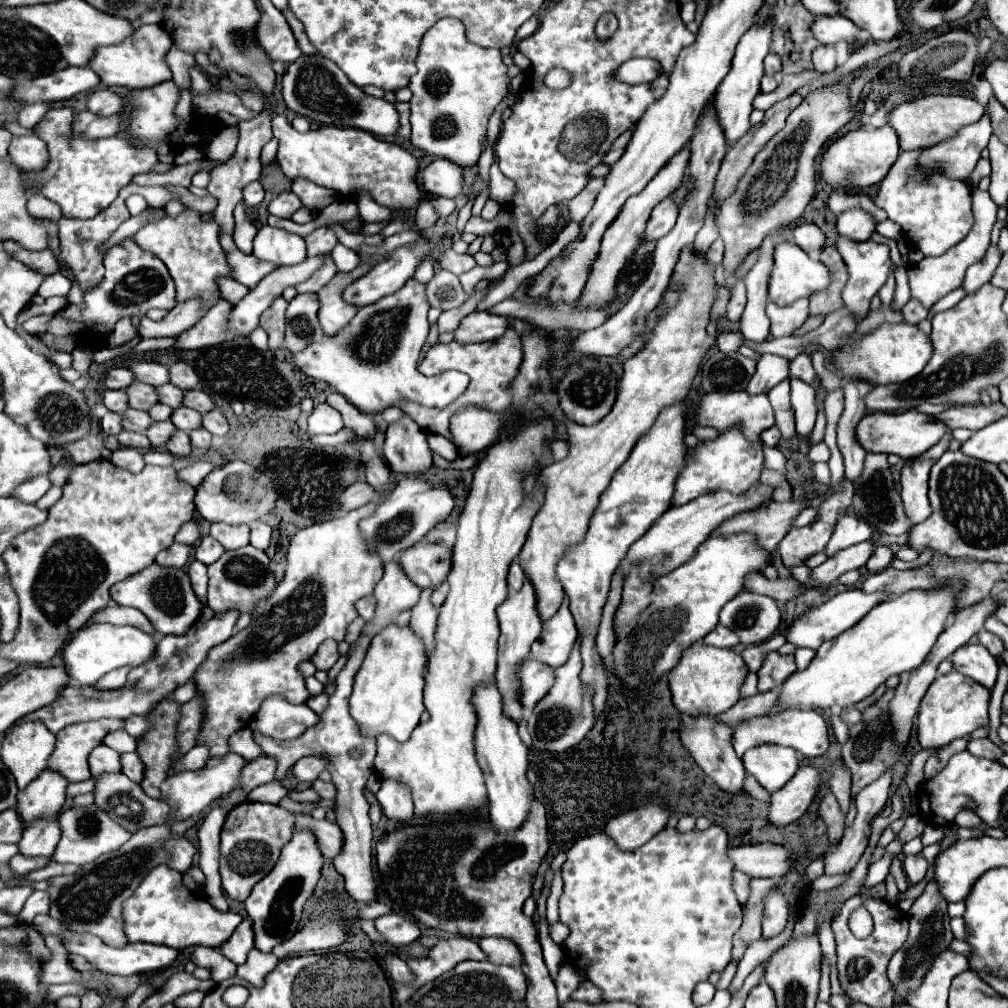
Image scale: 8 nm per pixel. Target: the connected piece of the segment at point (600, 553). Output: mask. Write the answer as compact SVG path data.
M678 400L660 412L654 426L638 440L630 458L616 470L610 486L602 492L600 504L590 518L586 540L578 544L578 548L570 548L556 568L558 580L570 598L570 612L580 636L580 654L584 662L580 680L594 690L594 718L602 716L608 698L608 680L604 662L596 650L596 634L602 620L602 608L610 592L610 578L618 564L626 558L630 544L642 538L650 524L654 524L654 520L672 506L674 482L686 464L684 426L686 400Z

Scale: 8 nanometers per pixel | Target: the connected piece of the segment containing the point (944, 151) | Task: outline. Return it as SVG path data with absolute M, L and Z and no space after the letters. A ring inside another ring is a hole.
M984 112L978 122L960 128L952 138L924 150L918 164L926 170L942 170L946 176L966 180L976 168L980 152L986 148L990 134L990 116Z

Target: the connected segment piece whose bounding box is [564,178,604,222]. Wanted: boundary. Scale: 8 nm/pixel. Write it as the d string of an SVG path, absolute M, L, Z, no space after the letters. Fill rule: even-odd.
M592 178L590 184L588 184L588 188L582 190L574 200L568 202L568 208L564 210L566 220L570 220L570 222L582 220L590 212L590 208L594 206L596 196L598 196L598 192L600 192L602 186L604 186L604 178Z

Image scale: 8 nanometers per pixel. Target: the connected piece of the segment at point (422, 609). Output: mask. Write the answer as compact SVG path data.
M422 590L420 602L412 608L412 618L410 618L410 628L418 632L418 636L424 640L428 652L434 644L434 628L438 618L438 610L430 604L430 594L432 594L430 590Z

